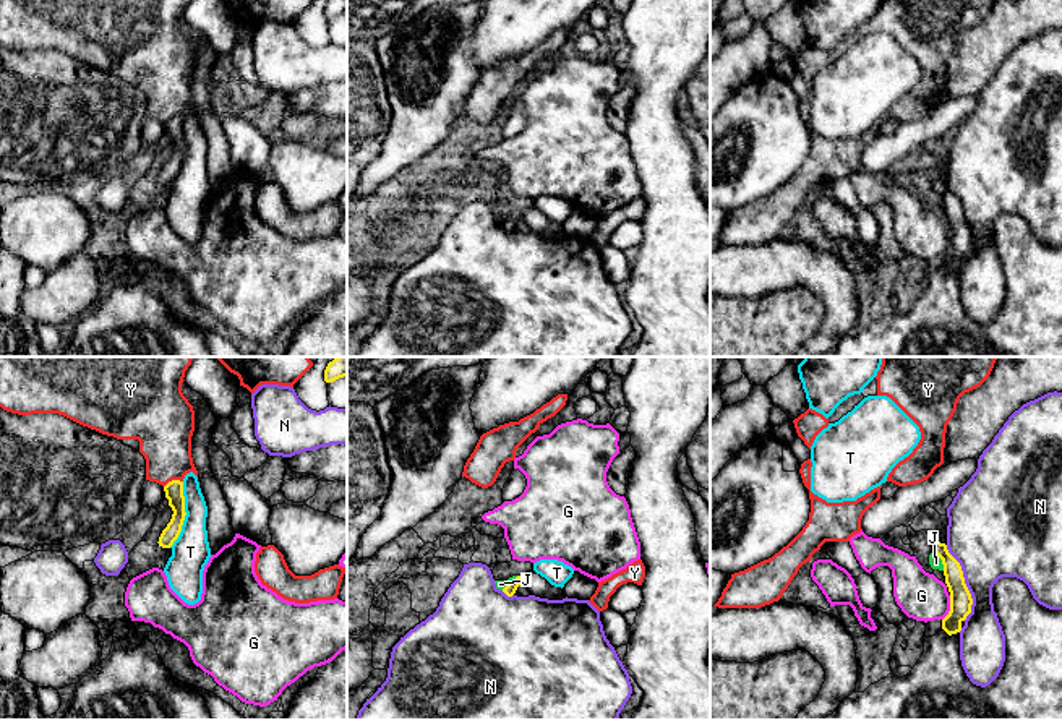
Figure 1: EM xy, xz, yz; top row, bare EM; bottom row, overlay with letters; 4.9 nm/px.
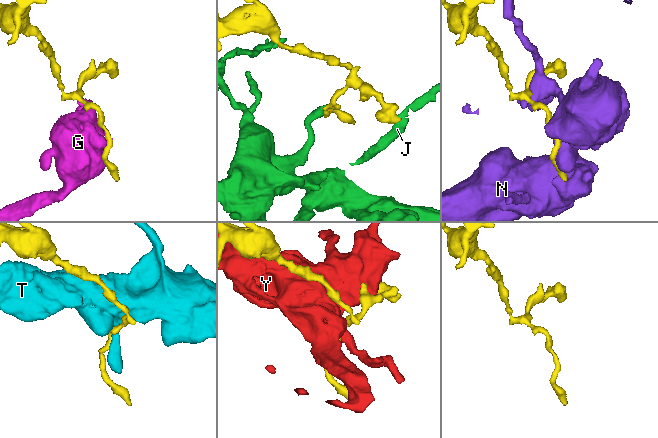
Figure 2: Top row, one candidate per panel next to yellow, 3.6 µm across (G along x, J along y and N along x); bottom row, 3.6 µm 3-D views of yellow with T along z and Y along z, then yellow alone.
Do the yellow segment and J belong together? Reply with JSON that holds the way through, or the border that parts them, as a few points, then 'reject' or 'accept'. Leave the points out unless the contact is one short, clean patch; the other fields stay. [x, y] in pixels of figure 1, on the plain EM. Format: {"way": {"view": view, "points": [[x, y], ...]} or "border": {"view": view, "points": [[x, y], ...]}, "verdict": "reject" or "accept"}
{"border": {"view": "yz", "points": [[933, 188], [941, 197], [944, 206]]}, "verdict": "reject"}

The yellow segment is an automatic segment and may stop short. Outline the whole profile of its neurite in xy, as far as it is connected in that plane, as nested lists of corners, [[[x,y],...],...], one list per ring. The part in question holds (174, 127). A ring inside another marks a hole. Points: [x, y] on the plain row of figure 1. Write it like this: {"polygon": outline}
{"polygon": [[[172,117],[164,123],[164,128],[165,128],[165,135],[169,136],[169,143],[172,144],[173,151],[167,164],[162,167],[157,180],[162,185],[170,185],[180,172],[183,157],[186,152],[183,118]]]}

